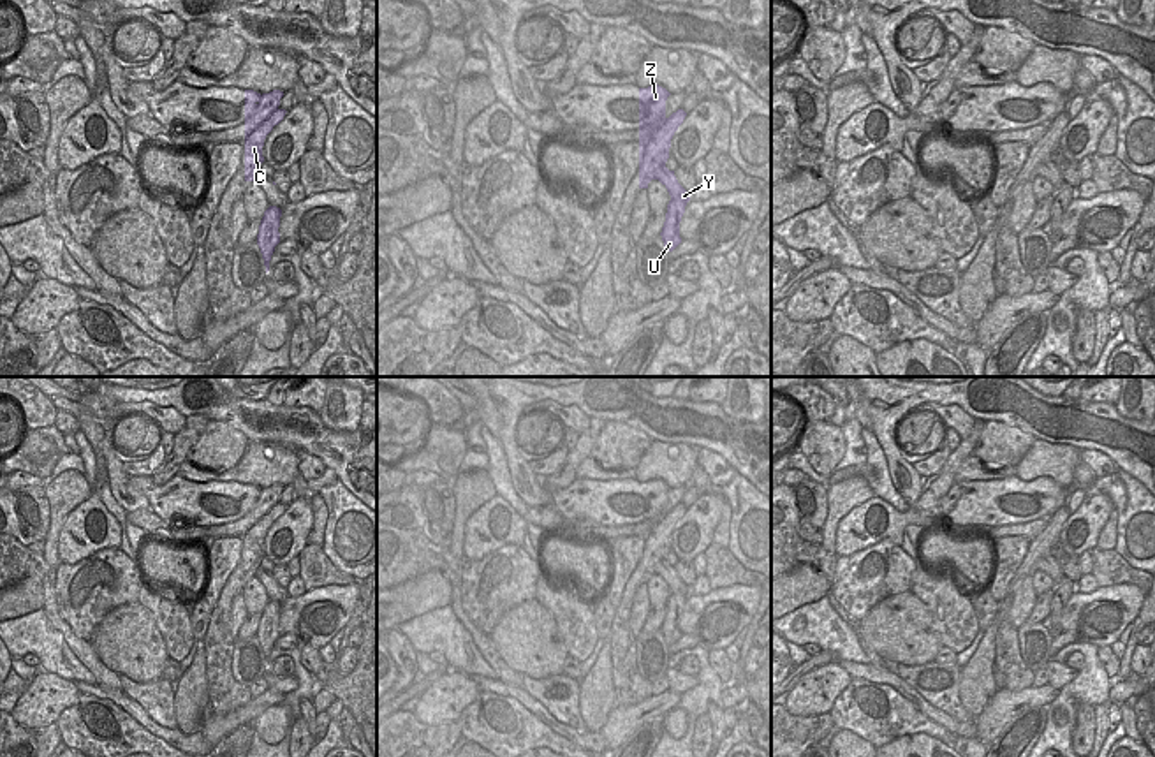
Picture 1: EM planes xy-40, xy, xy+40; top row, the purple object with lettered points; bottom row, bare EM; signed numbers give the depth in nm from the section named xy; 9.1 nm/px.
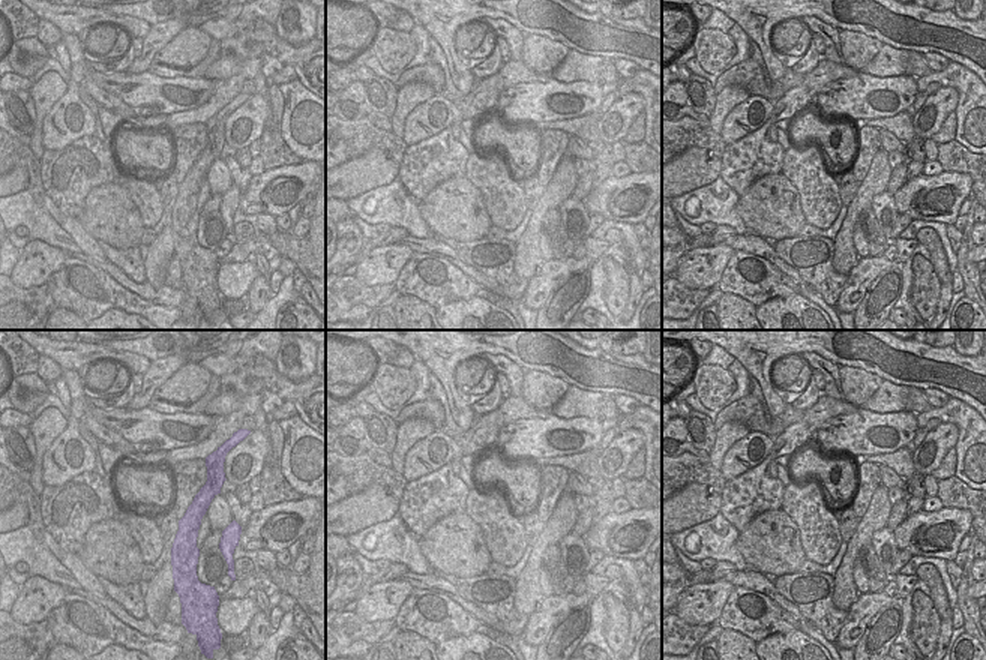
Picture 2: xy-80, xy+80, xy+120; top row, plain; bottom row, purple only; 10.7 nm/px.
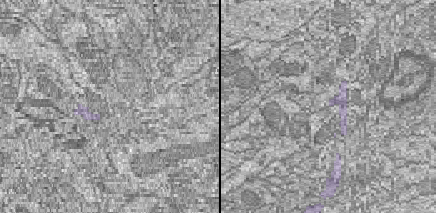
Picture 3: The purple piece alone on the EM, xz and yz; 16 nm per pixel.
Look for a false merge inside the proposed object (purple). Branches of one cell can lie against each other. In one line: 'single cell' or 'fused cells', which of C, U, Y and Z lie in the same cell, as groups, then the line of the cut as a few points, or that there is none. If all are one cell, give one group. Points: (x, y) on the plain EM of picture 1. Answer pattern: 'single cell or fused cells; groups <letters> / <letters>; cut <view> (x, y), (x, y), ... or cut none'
fused cells; groups C Z / U Y; cut xy (664, 560), (654, 573)

